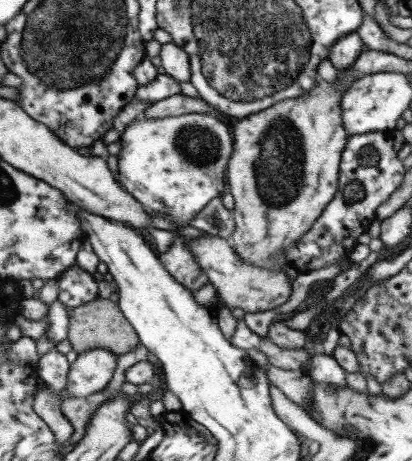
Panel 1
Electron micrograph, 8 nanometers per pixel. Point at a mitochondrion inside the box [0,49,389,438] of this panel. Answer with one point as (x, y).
(279, 163)

